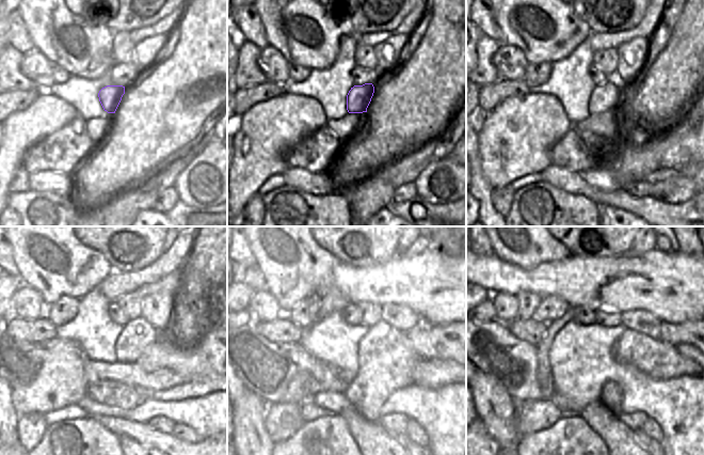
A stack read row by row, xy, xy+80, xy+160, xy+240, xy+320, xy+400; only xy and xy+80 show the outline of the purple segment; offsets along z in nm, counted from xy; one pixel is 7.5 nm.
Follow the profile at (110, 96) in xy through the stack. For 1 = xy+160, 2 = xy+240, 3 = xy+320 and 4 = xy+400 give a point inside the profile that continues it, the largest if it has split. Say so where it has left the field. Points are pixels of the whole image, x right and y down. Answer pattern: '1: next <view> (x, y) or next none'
1: next xy+160 (610, 96)
2: next xy+240 (137, 334)
3: next xy+320 (385, 351)
4: next xy+400 (655, 358)

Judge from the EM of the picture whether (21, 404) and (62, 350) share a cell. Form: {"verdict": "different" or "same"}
{"verdict": "same"}

